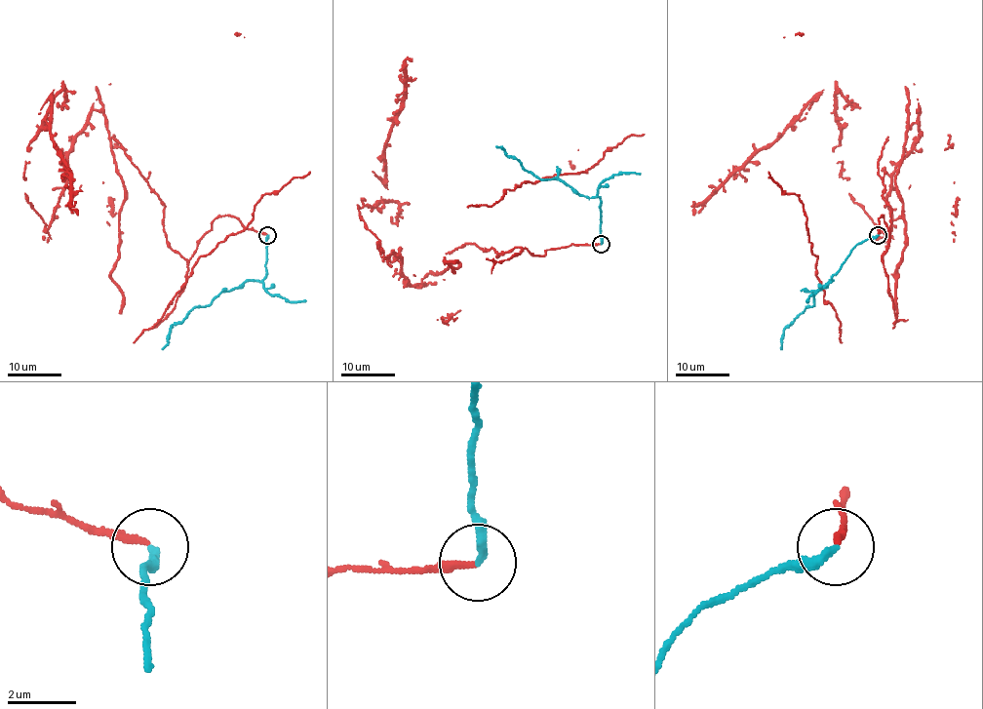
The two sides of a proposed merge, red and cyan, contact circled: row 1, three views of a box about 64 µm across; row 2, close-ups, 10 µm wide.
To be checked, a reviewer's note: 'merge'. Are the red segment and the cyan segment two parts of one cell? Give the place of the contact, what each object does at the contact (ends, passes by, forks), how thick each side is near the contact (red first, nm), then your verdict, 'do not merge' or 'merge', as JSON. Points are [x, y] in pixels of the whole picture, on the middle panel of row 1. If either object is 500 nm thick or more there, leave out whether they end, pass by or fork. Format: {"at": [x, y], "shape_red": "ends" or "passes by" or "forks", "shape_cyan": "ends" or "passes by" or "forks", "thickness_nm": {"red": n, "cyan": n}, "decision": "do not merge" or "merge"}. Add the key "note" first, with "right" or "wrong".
{"note": "wrong", "at": [601, 244], "shape_red": "ends", "shape_cyan": "ends", "thickness_nm": {"red": 200, "cyan": 240}, "decision": "do not merge"}

